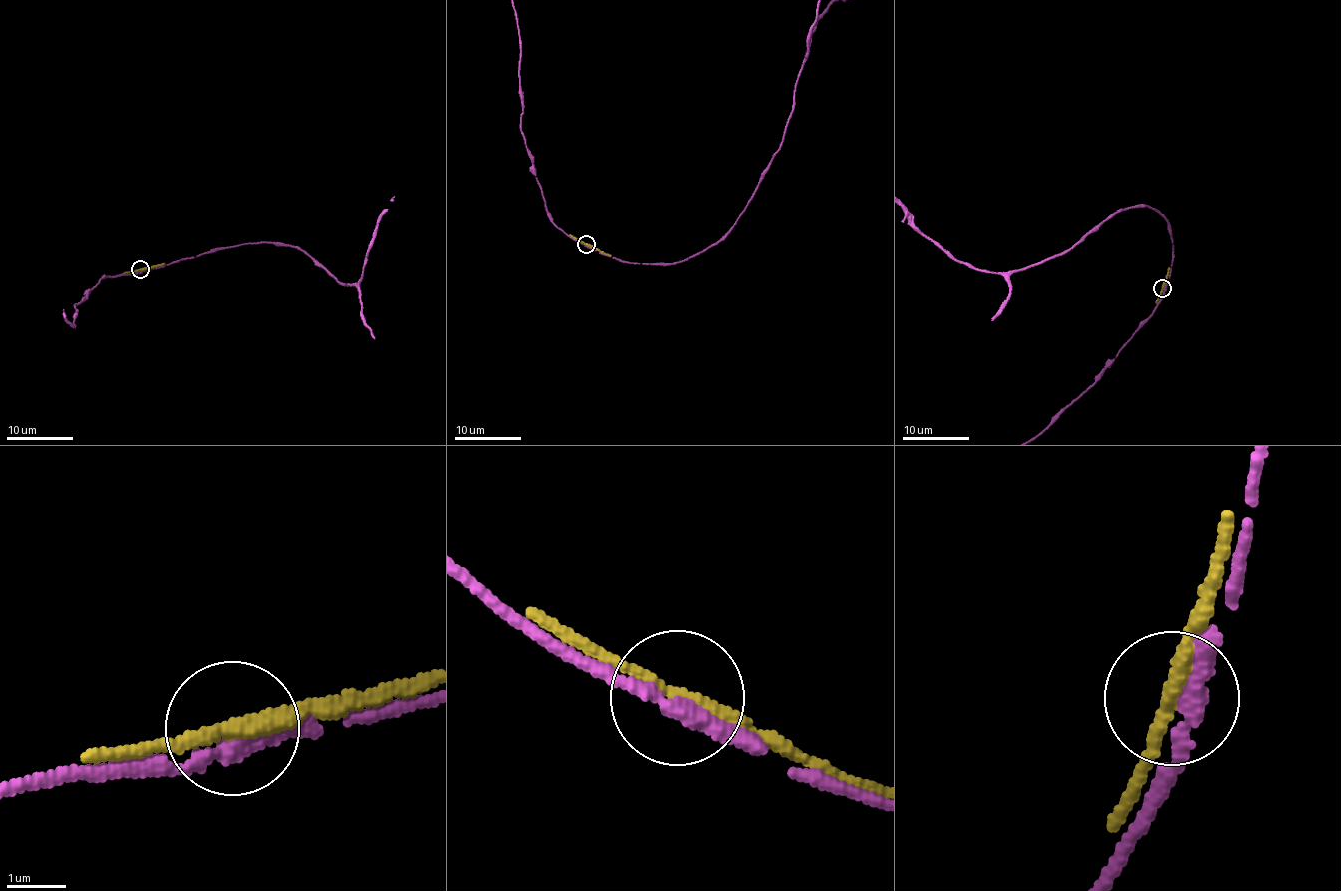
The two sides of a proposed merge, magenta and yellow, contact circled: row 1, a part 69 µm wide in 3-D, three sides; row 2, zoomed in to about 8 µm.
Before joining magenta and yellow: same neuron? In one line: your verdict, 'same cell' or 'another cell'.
another cell

